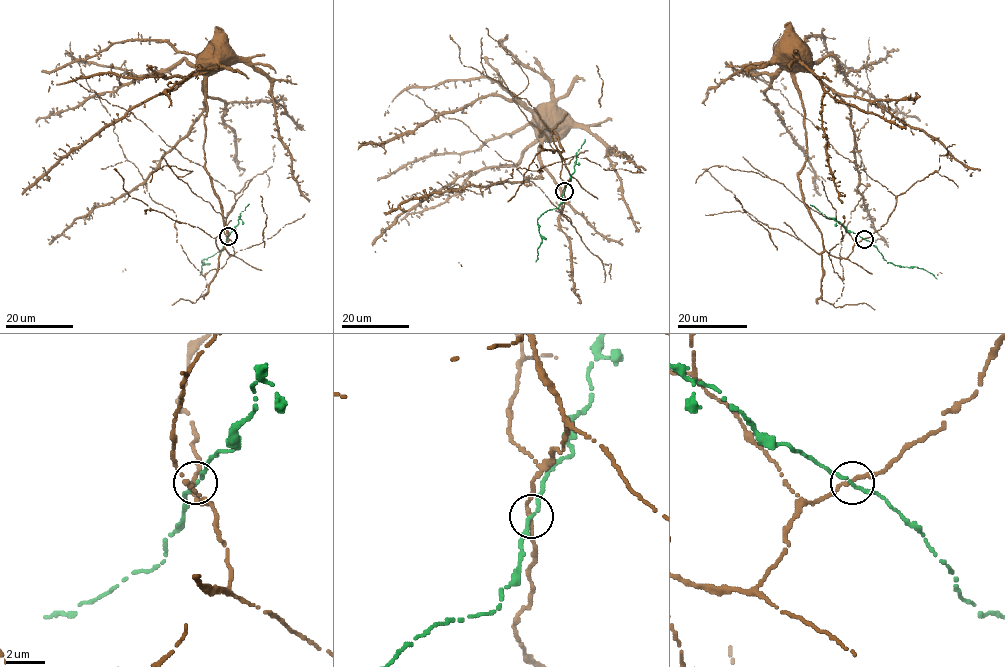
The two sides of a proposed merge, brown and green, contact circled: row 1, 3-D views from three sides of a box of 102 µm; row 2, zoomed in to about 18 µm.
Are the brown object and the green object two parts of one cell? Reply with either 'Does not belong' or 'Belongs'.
Does not belong

